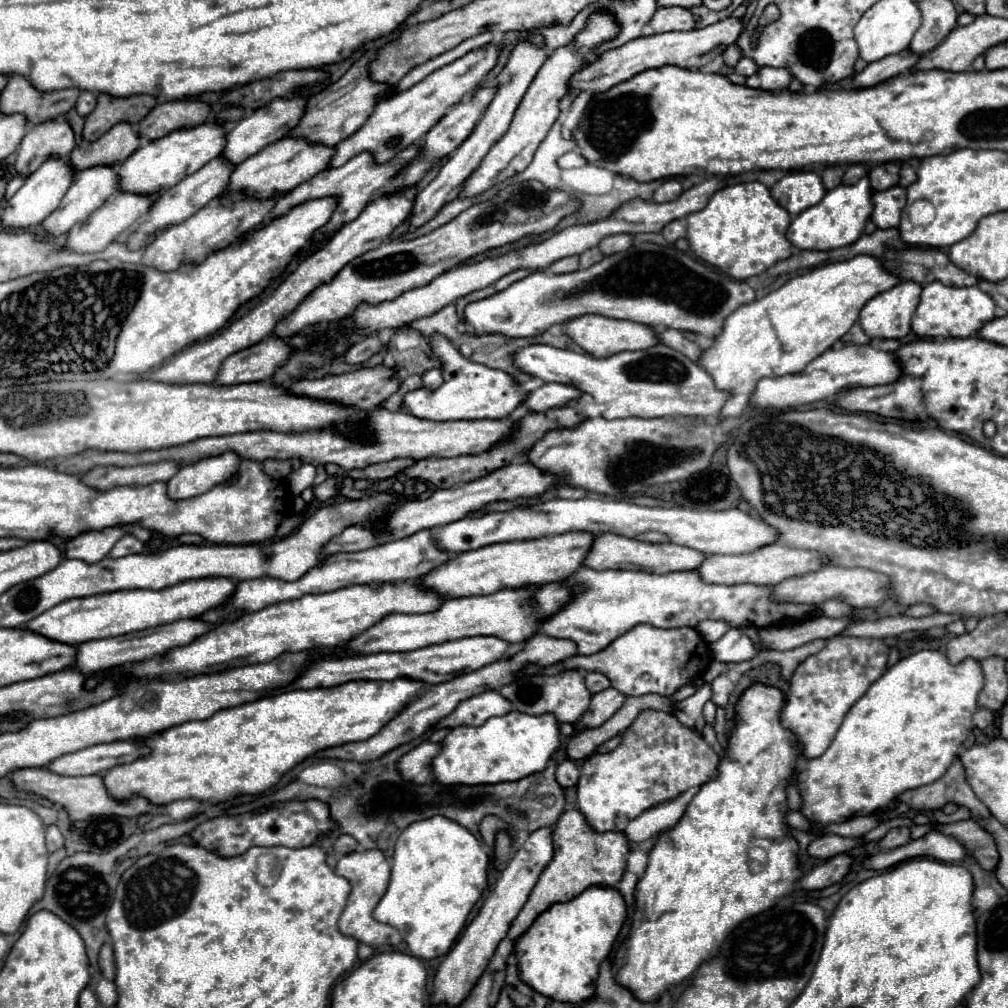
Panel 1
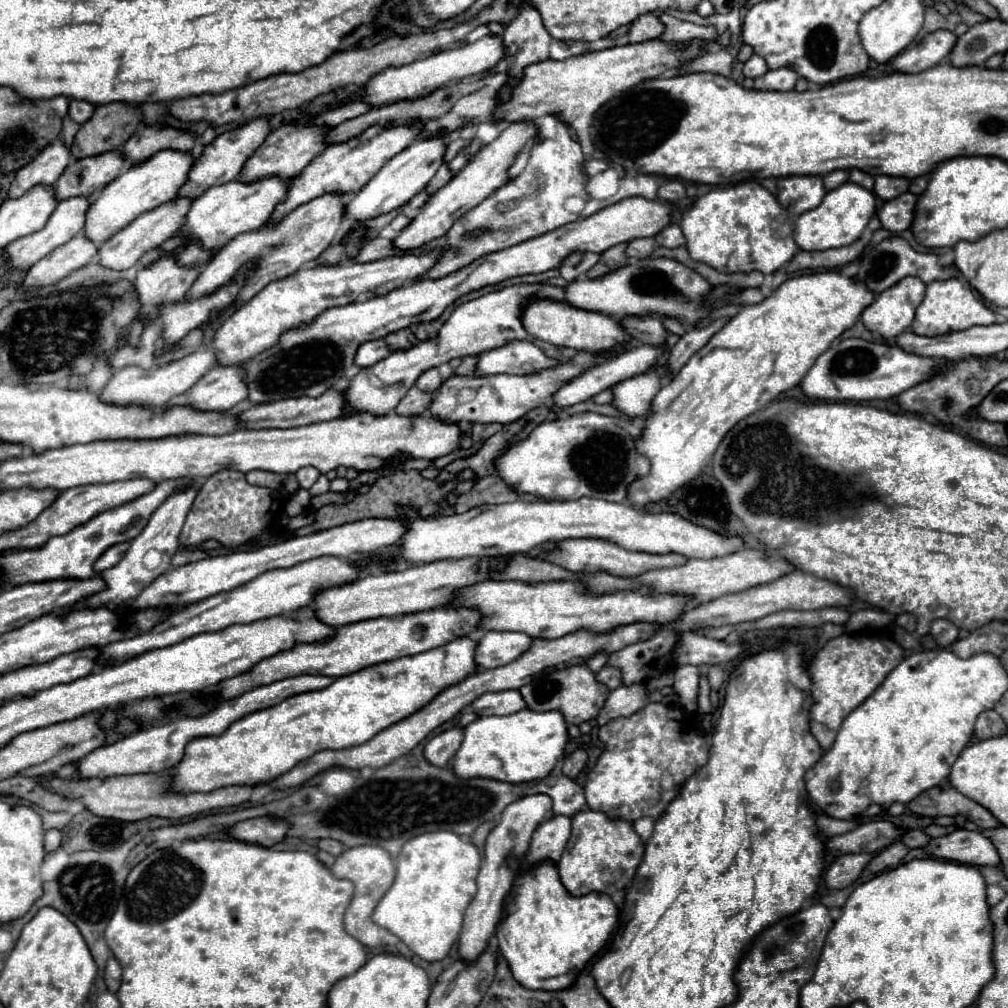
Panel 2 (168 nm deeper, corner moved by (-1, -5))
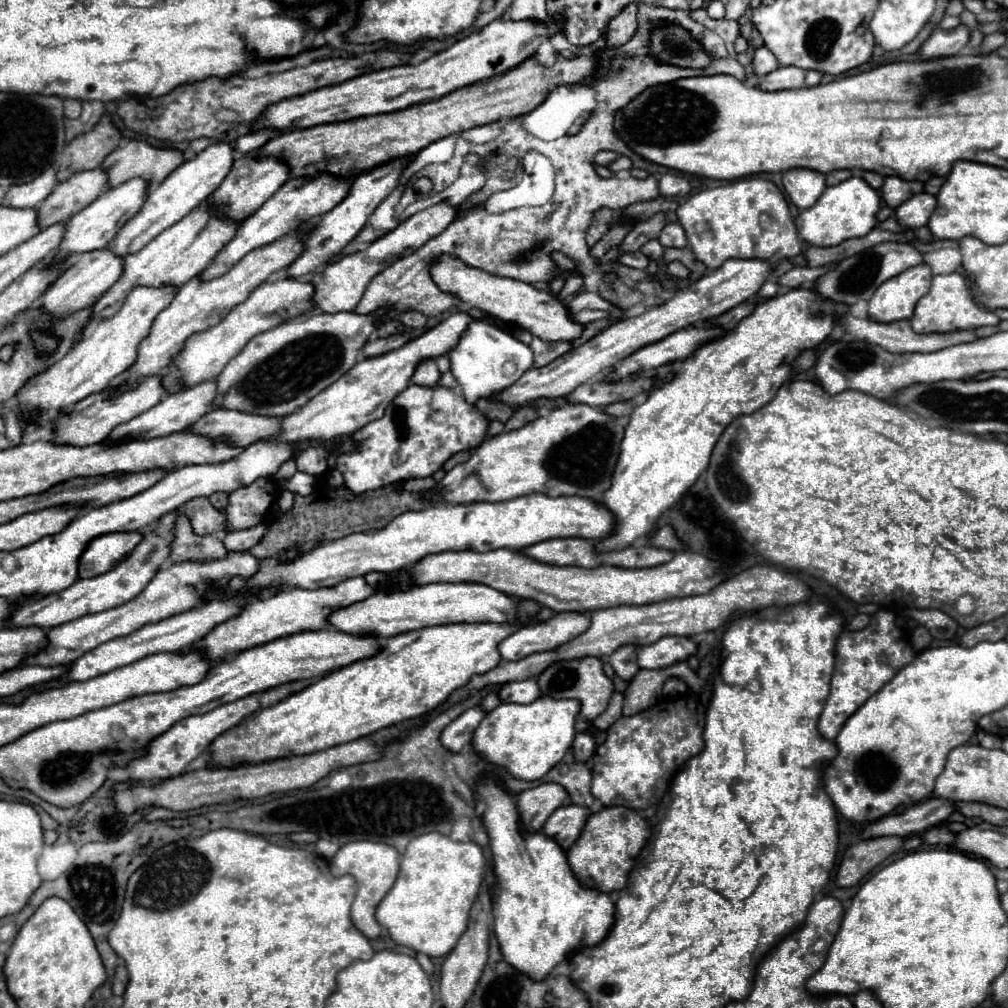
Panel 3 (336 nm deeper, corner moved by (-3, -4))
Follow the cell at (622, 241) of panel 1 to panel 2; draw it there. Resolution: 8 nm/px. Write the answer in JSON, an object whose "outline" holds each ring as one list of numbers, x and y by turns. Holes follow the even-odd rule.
{"outline":[[633,239,627,243,627,251,625,255,629,259,645,259,651,255,655,241,653,239]]}

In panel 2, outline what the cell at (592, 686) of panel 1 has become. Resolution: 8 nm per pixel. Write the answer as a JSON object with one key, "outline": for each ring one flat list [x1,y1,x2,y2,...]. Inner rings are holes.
{"outline":[[605,665,605,667,597,673,597,681,599,681,599,683,603,683,603,685,607,685,609,689,617,689,617,687,621,685,619,671,617,671,617,669,613,669,613,667,609,667,609,665]]}

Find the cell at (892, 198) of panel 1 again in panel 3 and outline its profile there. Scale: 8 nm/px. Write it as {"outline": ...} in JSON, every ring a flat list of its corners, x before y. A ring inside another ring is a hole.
{"outline":[[921,192,911,196,907,202,903,202,895,210,895,216,905,228,921,228,921,226,927,226,935,210,935,204,937,204,937,198,933,194]]}

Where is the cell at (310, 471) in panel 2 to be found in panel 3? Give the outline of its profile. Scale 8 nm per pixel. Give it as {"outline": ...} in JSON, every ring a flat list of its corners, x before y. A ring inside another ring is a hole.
{"outline":[[319,444,319,446,309,446,307,450,301,450,295,456,297,462,297,470,307,472,311,476,321,476,327,472,327,446]]}

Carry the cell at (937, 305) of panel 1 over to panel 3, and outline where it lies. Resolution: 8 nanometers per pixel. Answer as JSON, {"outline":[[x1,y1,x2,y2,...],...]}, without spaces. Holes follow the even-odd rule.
{"outline":[[951,272,933,276,929,294,917,302,915,314,909,322,915,332,923,334,923,332,955,332,955,330,973,330,979,326,997,326,1001,320,993,312,977,306,965,278,959,272]]}

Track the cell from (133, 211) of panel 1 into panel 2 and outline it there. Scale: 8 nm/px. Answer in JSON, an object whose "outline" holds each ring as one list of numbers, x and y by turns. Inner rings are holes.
{"outline":[[79,233,69,243,57,247,47,257,43,257,39,263,35,263,27,277,23,279,23,287,45,287,61,281,65,275,69,275,75,269,81,269,97,259,97,245,85,237,85,233]]}

